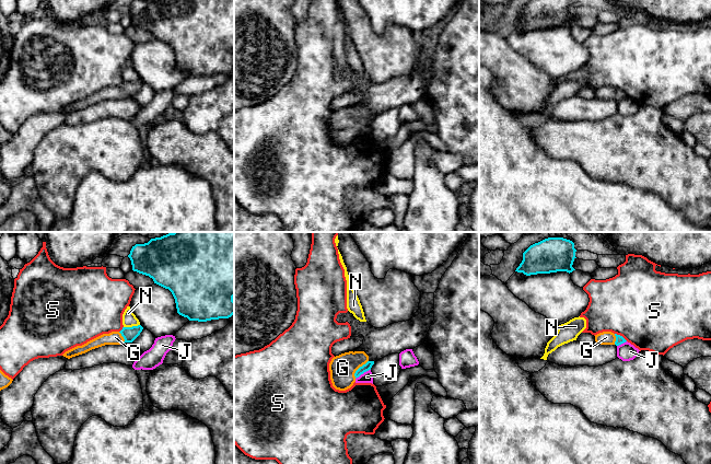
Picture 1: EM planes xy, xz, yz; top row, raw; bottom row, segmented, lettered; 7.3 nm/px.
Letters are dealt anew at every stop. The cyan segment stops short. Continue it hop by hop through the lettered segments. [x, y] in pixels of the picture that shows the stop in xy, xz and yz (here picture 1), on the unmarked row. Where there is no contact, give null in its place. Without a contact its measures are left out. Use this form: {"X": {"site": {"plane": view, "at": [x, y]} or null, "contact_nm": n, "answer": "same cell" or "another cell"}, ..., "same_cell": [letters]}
{"G": {"site": {"plane": "xz", "at": [358, 124]}, "contact_nm": 170, "answer": "same cell"}, "J": {"site": {"plane": "xz", "at": [362, 128]}, "contact_nm": 130, "answer": "another cell"}, "N": {"site": {"plane": "xy", "at": [132, 81]}, "contact_nm": 120, "answer": "another cell"}, "S": {"site": {"plane": "yz", "at": [621, 91]}, "contact_nm": 110, "answer": "another cell"}, "same_cell": ["G"]}

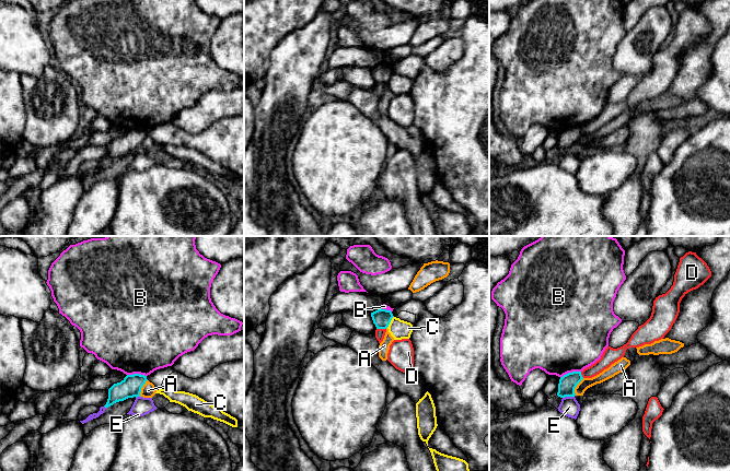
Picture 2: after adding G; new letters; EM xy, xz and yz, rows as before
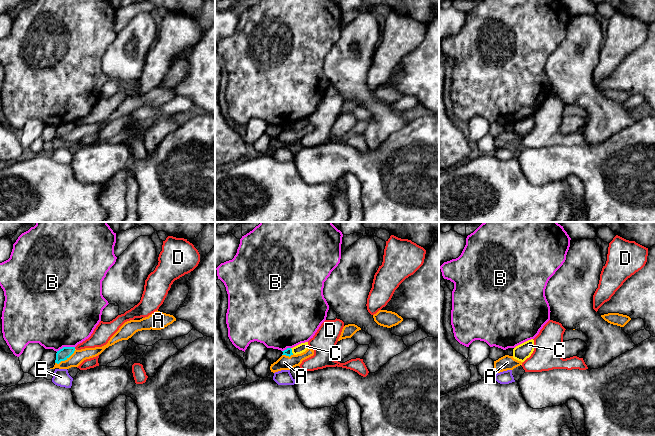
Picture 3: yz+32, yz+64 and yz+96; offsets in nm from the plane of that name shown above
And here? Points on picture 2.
{"A": {"site": {"plane": "yz", "at": [576, 141]}, "contact_nm": 140, "answer": "another cell"}, "B": {"site": {"plane": "yz", "at": [570, 128]}, "contact_nm": 160, "answer": "another cell"}, "C": {"site": {"plane": "xz", "at": [390, 77]}, "contact_nm": 100, "answer": "another cell"}, "D": {"site": {"plane": "xz", "at": [381, 83]}, "contact_nm": 70, "answer": "another cell"}, "E": {"site": {"plane": "yz", "at": [568, 151]}, "contact_nm": 90, "answer": "another cell"}, "same_cell": []}

